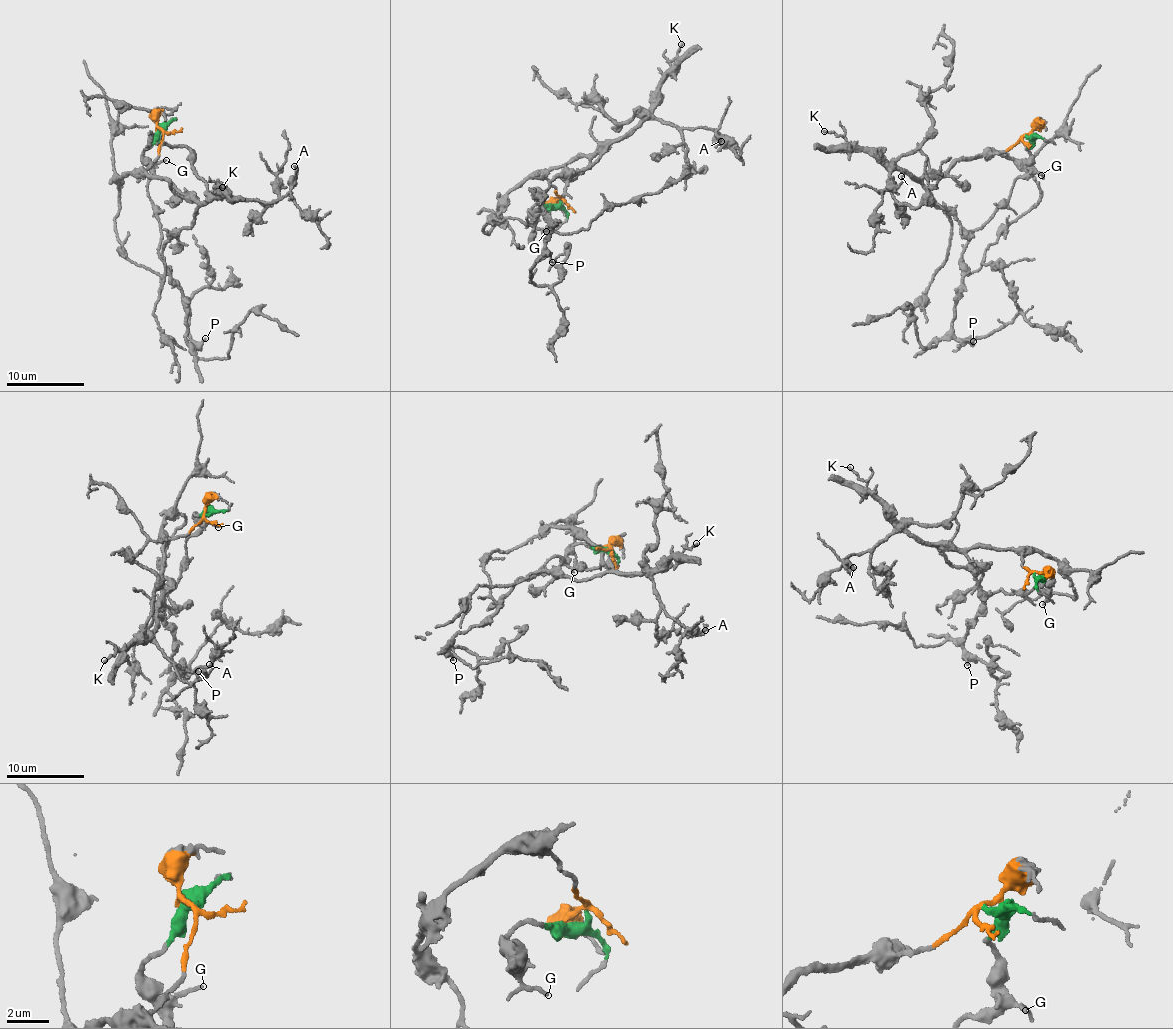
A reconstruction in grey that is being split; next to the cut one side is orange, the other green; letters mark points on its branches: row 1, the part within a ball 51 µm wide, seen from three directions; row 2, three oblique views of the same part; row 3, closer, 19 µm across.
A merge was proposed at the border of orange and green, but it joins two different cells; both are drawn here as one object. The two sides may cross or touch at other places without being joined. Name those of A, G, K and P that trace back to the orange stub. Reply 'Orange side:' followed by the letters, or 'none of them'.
Orange side: A, K

